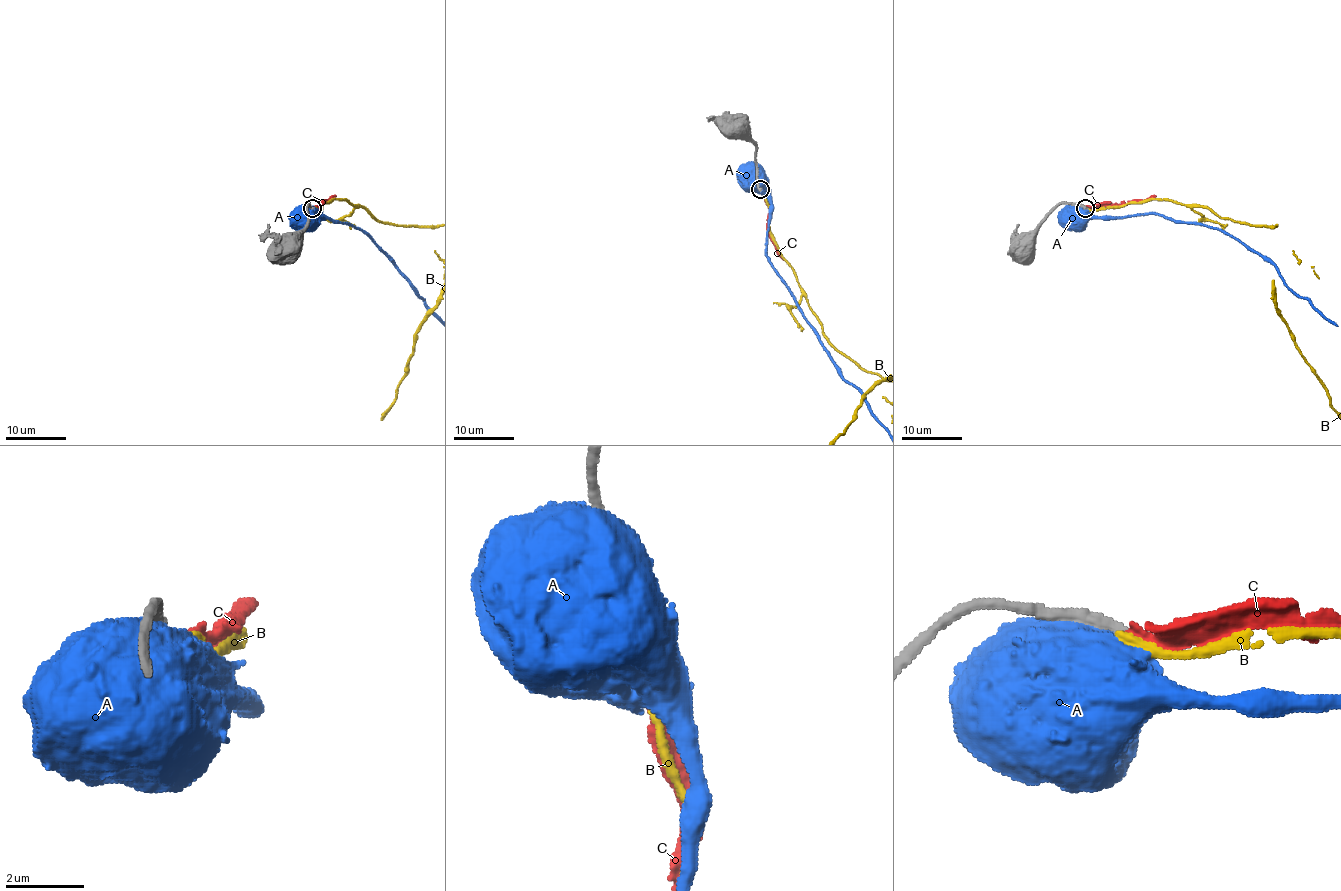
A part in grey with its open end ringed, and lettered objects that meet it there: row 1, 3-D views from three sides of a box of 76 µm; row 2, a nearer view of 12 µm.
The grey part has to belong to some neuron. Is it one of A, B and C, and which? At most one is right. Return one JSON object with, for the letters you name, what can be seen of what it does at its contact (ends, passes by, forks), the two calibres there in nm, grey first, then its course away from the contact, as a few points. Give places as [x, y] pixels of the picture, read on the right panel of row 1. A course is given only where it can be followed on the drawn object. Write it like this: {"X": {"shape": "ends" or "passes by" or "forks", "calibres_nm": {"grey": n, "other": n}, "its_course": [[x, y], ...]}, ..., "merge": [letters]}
{"merge": []}

